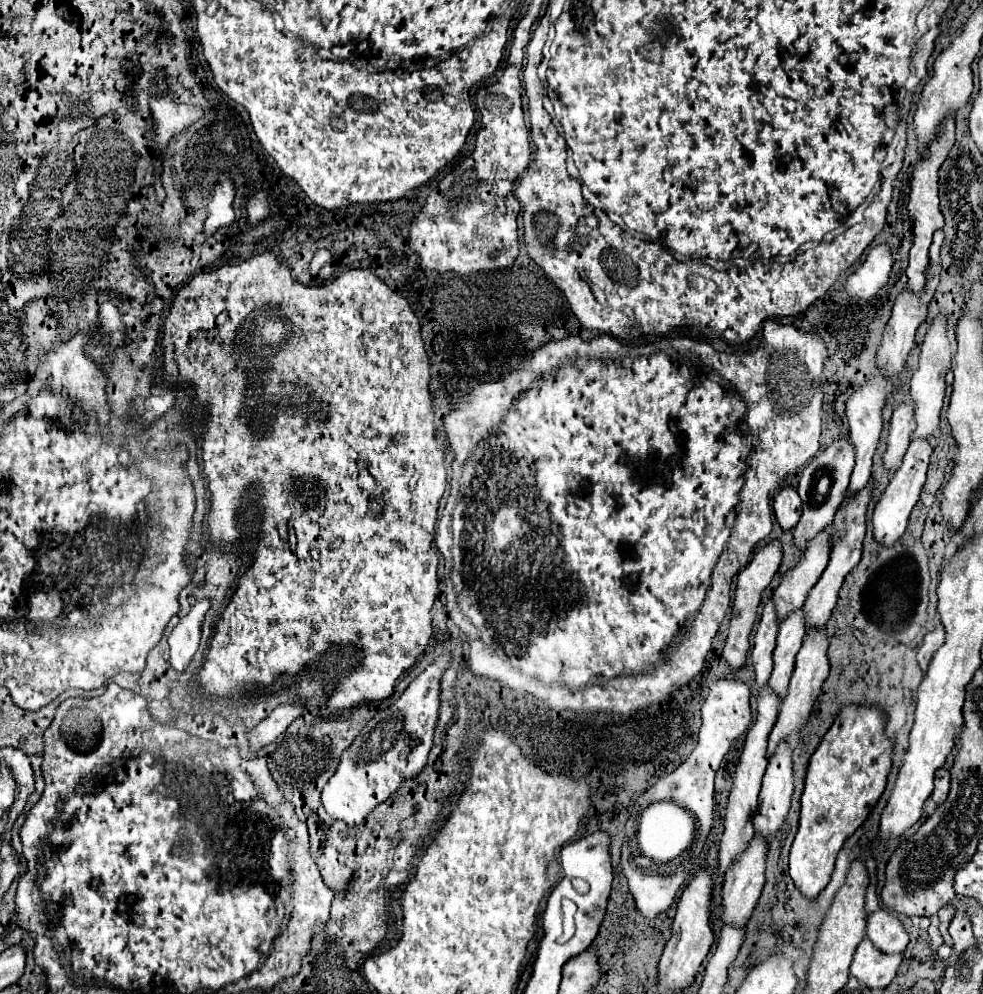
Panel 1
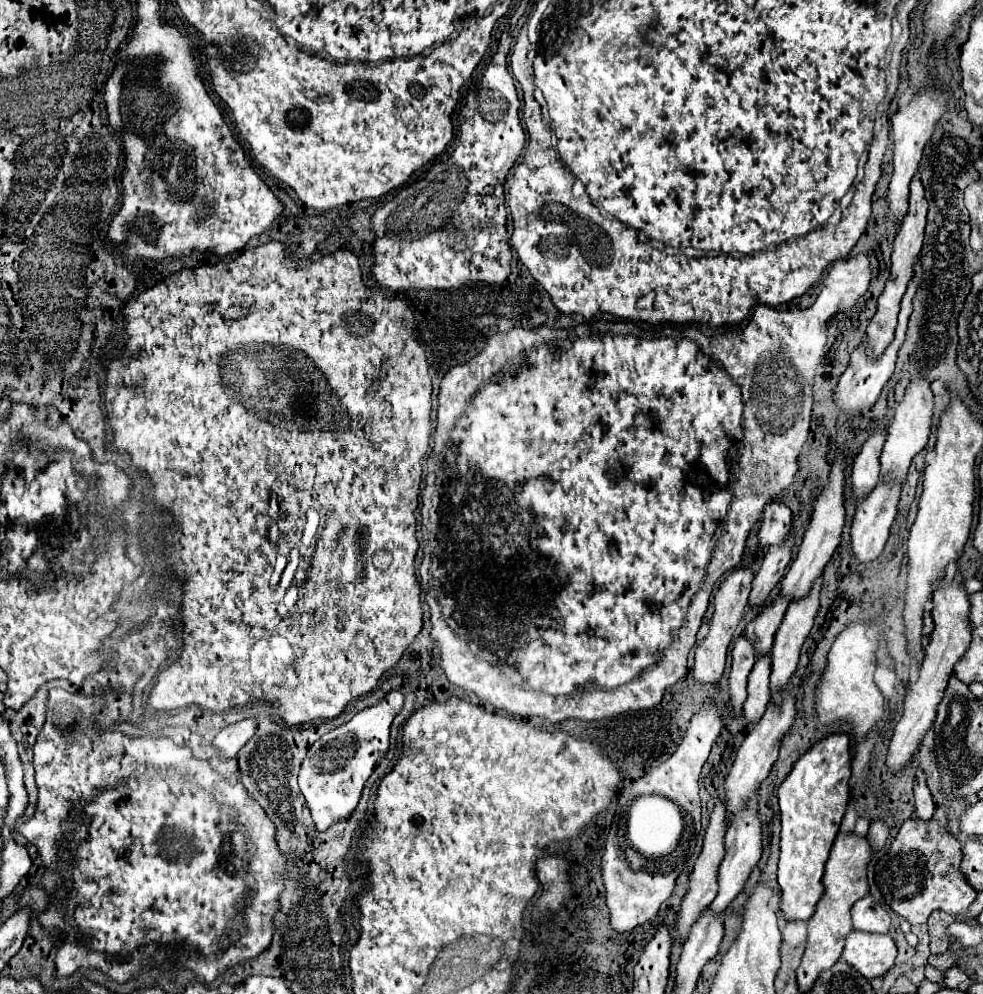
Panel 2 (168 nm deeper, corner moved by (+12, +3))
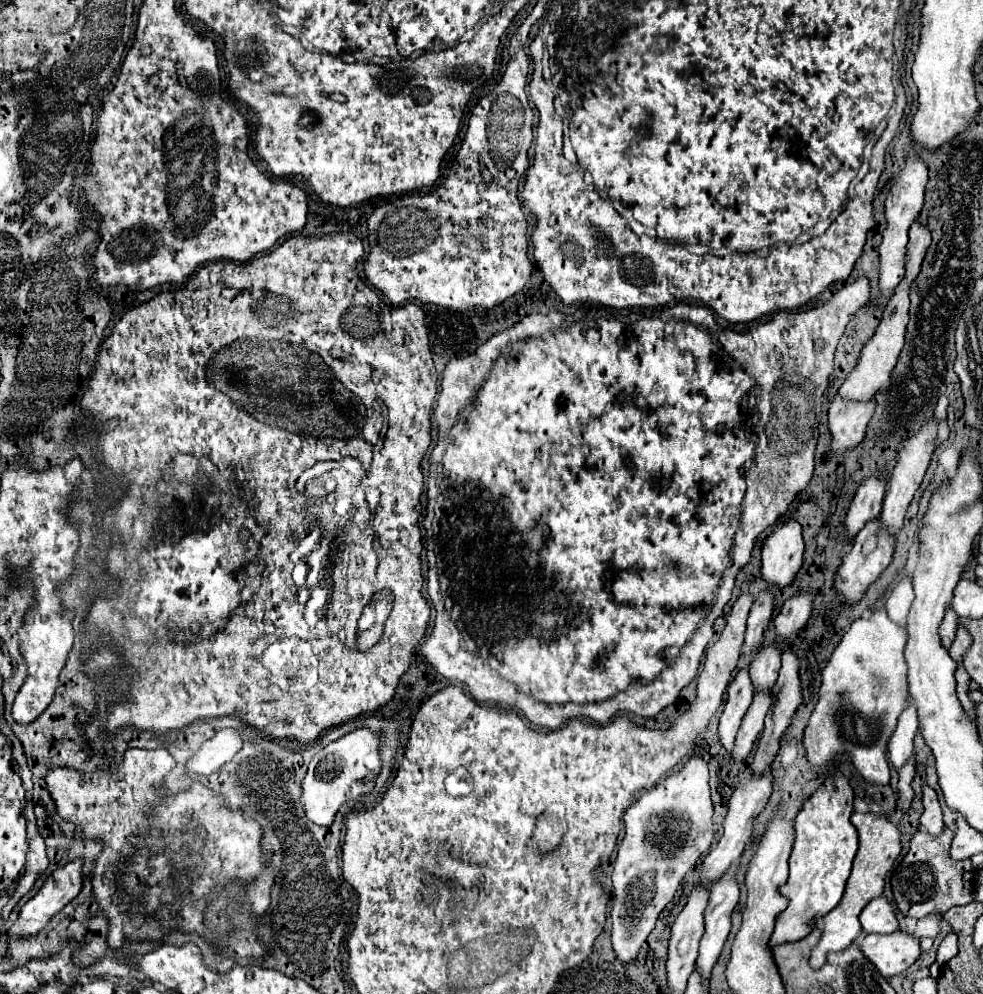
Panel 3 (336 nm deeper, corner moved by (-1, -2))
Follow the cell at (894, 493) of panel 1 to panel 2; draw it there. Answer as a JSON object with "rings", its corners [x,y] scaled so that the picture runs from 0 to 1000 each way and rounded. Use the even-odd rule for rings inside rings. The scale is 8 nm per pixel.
{"rings":[[[895,483],[895,487],[889,489],[889,493],[873,507],[873,513],[871,513],[869,525],[867,525],[867,533],[865,533],[867,555],[869,555],[873,565],[885,565],[885,563],[891,563],[895,559],[895,555],[897,555],[897,551],[903,543],[905,529],[907,529],[907,525],[911,521],[911,515],[914,515],[916,493],[918,493],[916,485]]]}

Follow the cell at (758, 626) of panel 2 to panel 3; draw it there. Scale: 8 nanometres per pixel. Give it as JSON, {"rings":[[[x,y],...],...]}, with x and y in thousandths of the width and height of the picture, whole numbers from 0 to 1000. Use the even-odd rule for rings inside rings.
{"rings":[[[774,651],[764,669],[762,669],[762,679],[766,685],[766,693],[770,695],[780,695],[788,689],[790,675],[795,671],[795,655],[790,651]]]}

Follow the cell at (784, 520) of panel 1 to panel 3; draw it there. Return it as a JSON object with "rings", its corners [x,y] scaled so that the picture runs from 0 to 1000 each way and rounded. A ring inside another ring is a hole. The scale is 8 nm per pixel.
{"rings":[[[811,524],[795,528],[786,538],[780,540],[776,548],[774,580],[782,591],[797,593],[807,587],[817,566],[817,552],[819,548],[815,540],[815,528]]]}

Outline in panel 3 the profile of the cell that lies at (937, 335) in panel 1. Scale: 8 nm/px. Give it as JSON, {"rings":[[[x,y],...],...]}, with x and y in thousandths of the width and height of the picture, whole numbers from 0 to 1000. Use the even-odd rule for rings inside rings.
{"rings":[[[947,422],[945,426],[941,426],[931,438],[927,438],[927,442],[923,442],[915,454],[915,462],[913,462],[913,468],[908,472],[908,478],[906,478],[906,484],[904,484],[904,490],[902,490],[902,498],[898,502],[898,512],[896,512],[896,518],[894,518],[894,524],[896,524],[896,530],[906,536],[908,540],[913,540],[915,532],[919,530],[919,518],[931,498],[931,494],[935,492],[937,484],[939,484],[939,478],[945,470],[945,464],[947,464],[947,458],[951,454],[951,450],[955,446],[959,446],[961,442],[965,440],[965,430],[961,424],[951,424]]]}

